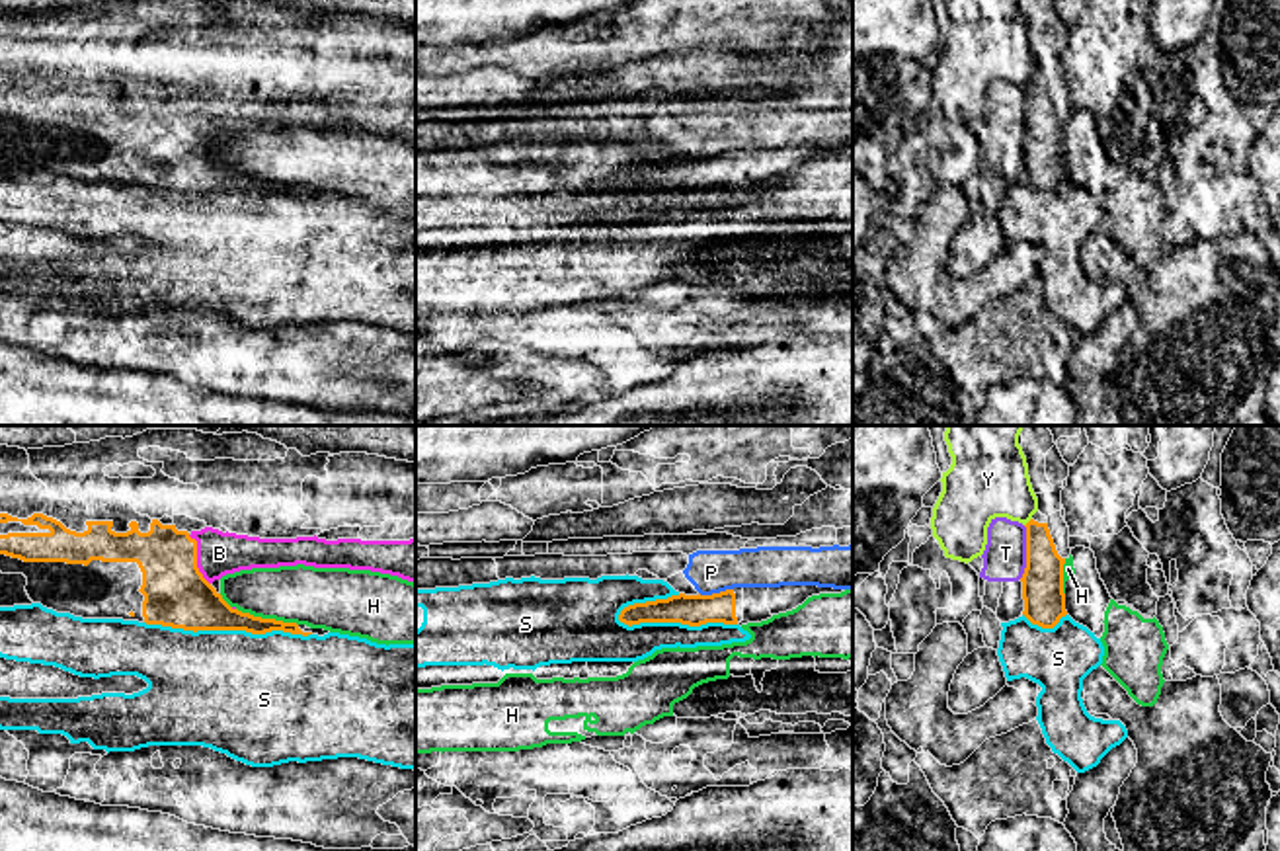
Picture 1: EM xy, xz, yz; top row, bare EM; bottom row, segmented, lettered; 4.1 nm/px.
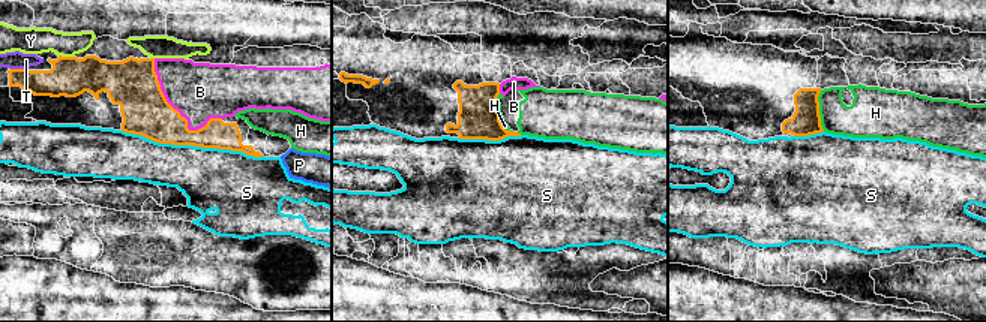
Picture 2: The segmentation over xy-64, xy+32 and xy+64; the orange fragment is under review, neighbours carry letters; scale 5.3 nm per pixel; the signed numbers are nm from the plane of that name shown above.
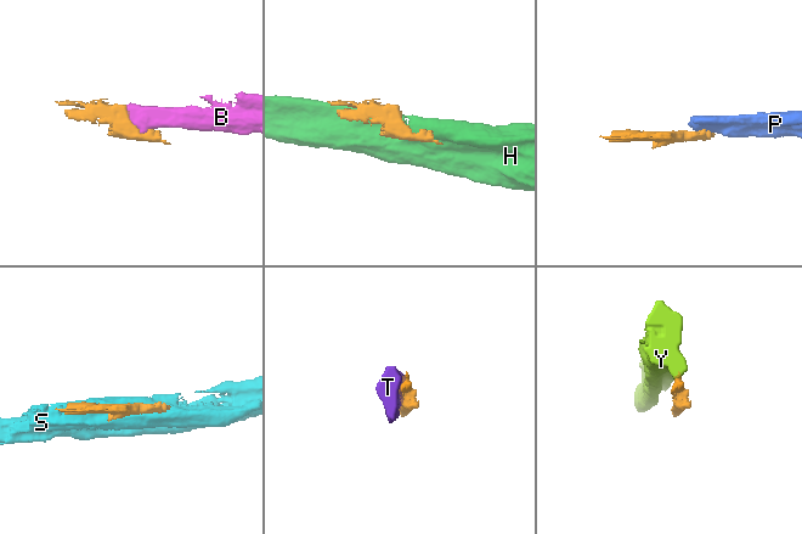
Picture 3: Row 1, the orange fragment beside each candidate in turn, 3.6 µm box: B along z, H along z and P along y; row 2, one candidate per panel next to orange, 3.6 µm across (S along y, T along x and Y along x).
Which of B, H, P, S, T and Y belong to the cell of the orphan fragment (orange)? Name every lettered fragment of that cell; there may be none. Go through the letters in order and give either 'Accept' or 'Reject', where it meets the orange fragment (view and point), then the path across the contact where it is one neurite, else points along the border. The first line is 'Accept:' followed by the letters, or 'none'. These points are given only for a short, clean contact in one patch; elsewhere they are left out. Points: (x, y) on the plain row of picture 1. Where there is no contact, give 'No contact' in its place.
Accept: B
B: Accept. Touches orange at xy (196, 121). Path across: xy (176, 157), (176, 141), (196, 121), (219, 116)
H: Reject. Touches orange at xy (268, 182)
P: Reject. Touches orange at xz (715, 157). Boundary: xz (732, 151), (699, 157)
S: Reject. Touches orange at xz (676, 184)
T: Reject. Touches orange at yz (1027, 116)
Y: Reject. Touches orange at yz (1029, 84)

